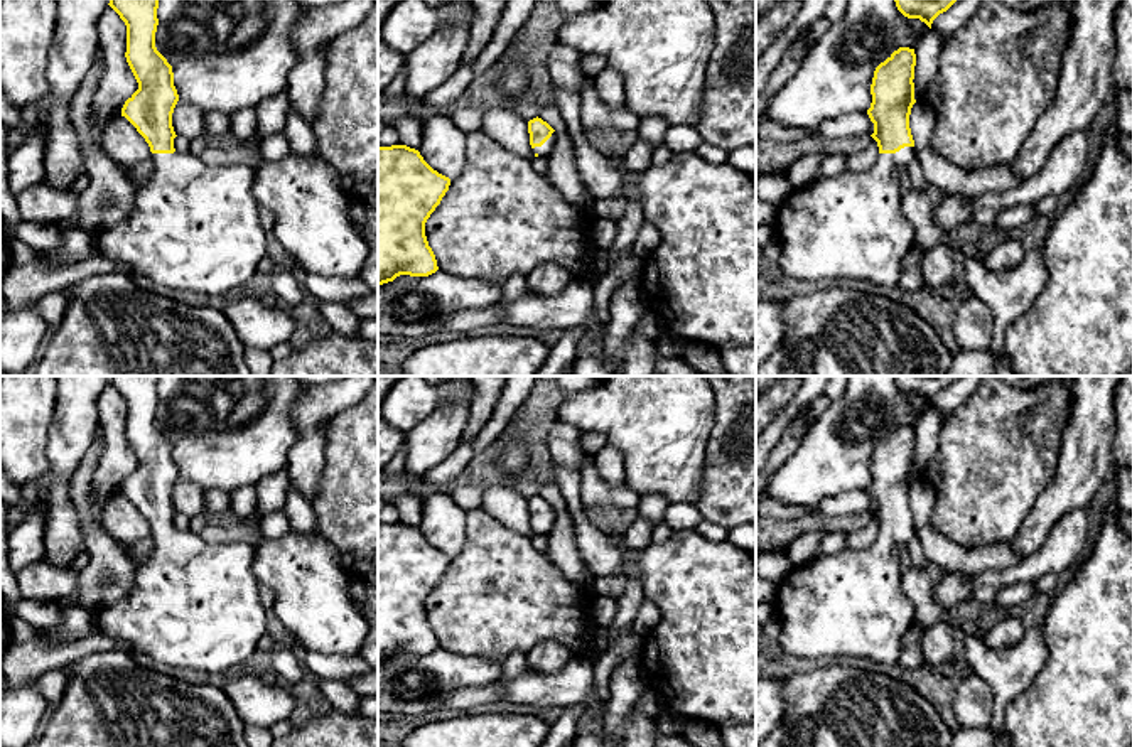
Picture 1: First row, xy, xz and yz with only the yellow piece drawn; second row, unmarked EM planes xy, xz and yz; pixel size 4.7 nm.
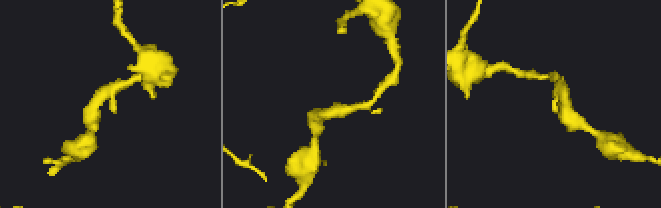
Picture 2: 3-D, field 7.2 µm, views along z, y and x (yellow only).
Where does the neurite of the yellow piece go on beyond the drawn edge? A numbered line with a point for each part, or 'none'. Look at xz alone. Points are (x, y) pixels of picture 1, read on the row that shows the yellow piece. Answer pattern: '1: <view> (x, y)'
1: xz (547, 149)

